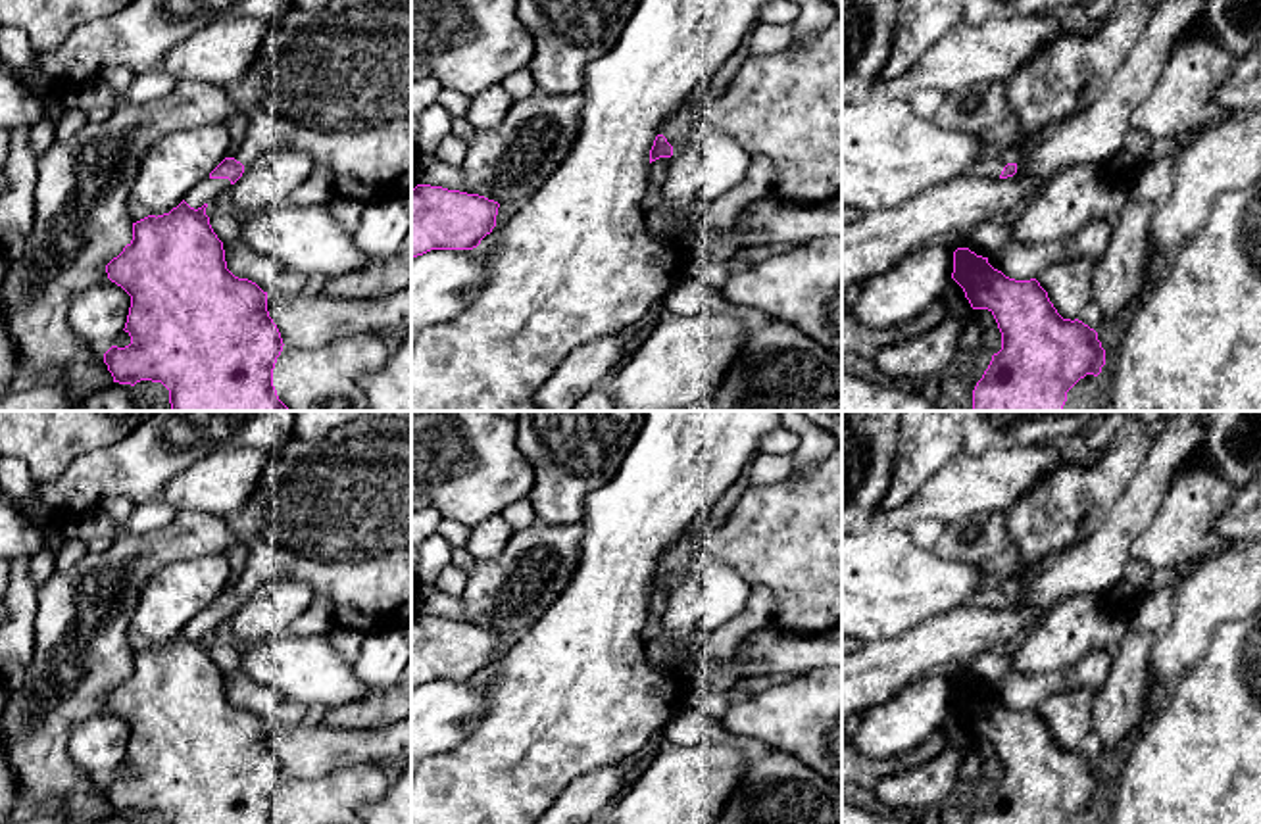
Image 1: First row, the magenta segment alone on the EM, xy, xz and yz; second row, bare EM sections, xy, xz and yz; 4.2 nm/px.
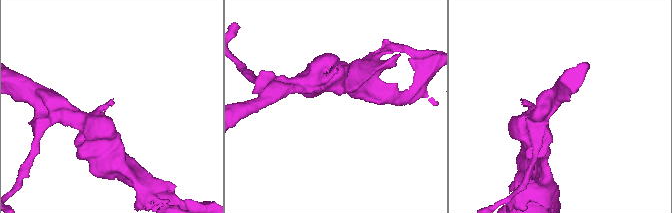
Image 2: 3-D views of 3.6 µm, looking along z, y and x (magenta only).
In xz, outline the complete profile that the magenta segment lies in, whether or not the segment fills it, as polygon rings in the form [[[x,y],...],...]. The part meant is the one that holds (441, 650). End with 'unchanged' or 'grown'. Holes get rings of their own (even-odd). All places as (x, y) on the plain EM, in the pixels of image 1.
[[[417,615],[411,620],[411,690],[431,680],[473,680],[496,657],[500,634],[479,624]]]; unchanged

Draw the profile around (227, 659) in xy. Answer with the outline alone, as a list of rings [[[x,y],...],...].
[[[215,643],[210,647],[210,655],[223,674],[240,670],[240,653],[229,643]]]

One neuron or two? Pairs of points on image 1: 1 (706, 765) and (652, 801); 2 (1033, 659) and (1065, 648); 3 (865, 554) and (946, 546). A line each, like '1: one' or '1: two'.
1: one
2: one
3: two

